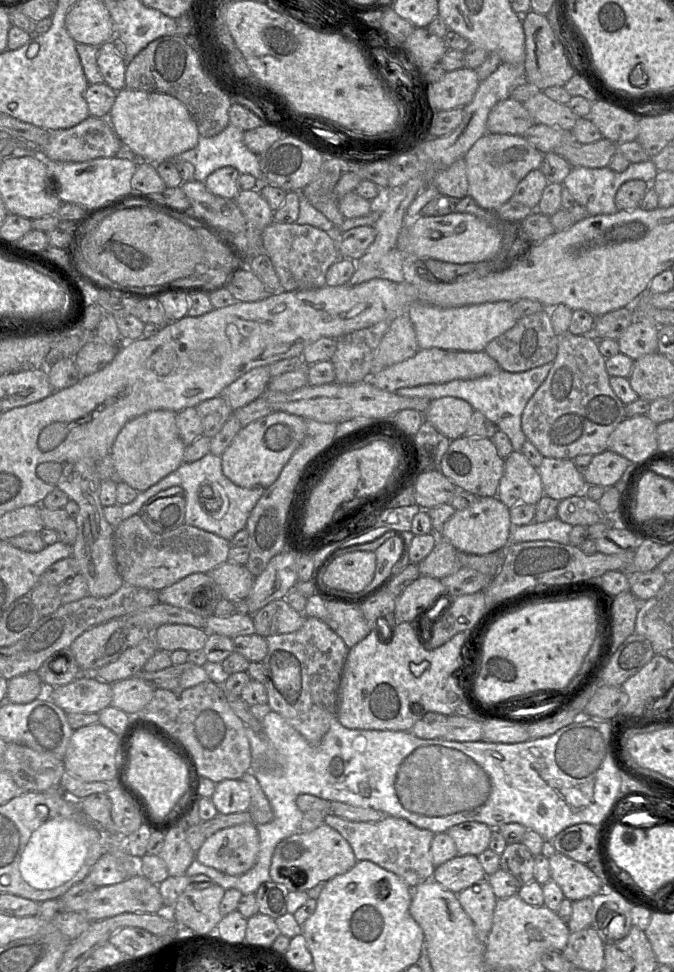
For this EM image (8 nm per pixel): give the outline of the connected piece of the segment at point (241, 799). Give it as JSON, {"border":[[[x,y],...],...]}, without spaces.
{"border":[[[226,779],[216,784],[211,800],[218,814],[245,812],[250,805],[250,791],[241,779]]]}

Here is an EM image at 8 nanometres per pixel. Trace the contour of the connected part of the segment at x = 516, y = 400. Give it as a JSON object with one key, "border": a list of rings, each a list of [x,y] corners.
{"border":[[[550,362],[522,372],[509,372],[501,369],[496,373],[474,379],[457,379],[441,384],[405,387],[398,389],[395,393],[400,396],[420,397],[430,400],[445,396],[464,399],[472,405],[474,410],[480,411],[494,422],[498,430],[508,435],[514,451],[521,451],[524,442],[527,440],[522,430],[522,413],[529,399],[546,379],[552,365],[553,363]]]}

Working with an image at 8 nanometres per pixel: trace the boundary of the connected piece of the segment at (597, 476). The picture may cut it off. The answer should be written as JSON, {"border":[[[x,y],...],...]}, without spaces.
{"border":[[[610,450],[595,454],[582,472],[587,485],[599,485],[605,488],[614,486],[630,465],[624,456]]]}

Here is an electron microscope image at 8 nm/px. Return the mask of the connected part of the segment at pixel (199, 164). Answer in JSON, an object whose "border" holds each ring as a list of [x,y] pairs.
{"border":[[[229,124],[222,132],[211,137],[199,137],[197,145],[180,153],[171,159],[166,161],[175,163],[181,161],[188,161],[195,167],[194,180],[204,181],[212,172],[215,170],[225,167],[232,166],[236,168],[240,174],[250,174],[259,181],[260,184],[267,184],[263,182],[263,174],[260,168],[259,156],[250,151],[244,143],[244,130]]]}

